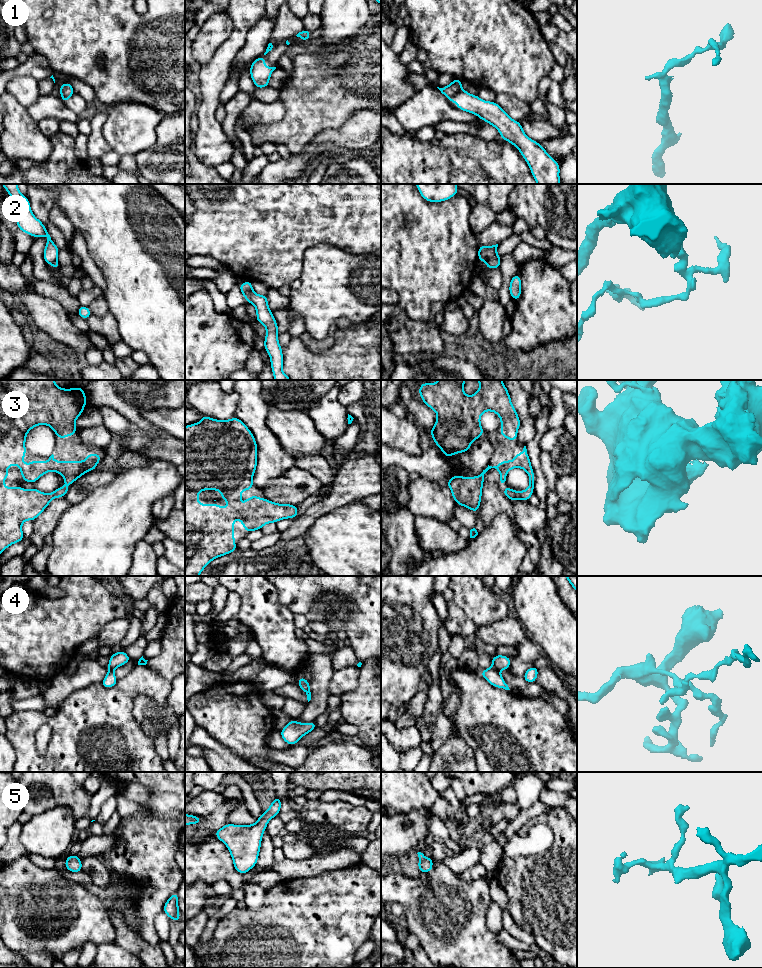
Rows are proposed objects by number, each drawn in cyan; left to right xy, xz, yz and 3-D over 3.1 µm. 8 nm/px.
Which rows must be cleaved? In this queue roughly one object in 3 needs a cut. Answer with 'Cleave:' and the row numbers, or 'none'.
Cleave: 1, 2, 4

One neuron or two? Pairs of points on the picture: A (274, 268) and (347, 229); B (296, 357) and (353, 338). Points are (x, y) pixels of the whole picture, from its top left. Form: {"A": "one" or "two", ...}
{"A": "one", "B": "one"}

